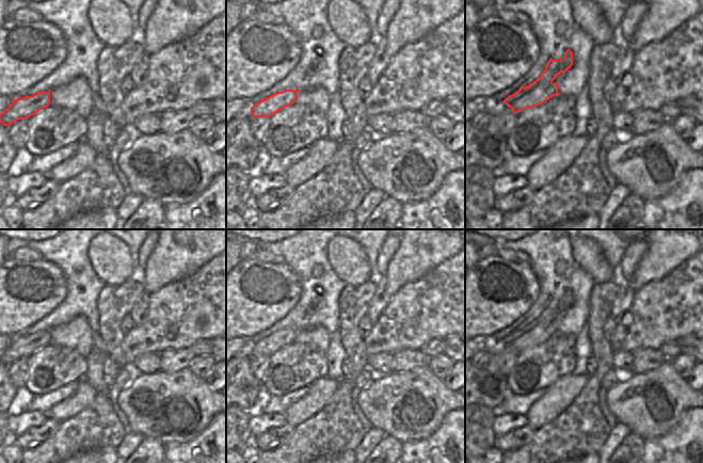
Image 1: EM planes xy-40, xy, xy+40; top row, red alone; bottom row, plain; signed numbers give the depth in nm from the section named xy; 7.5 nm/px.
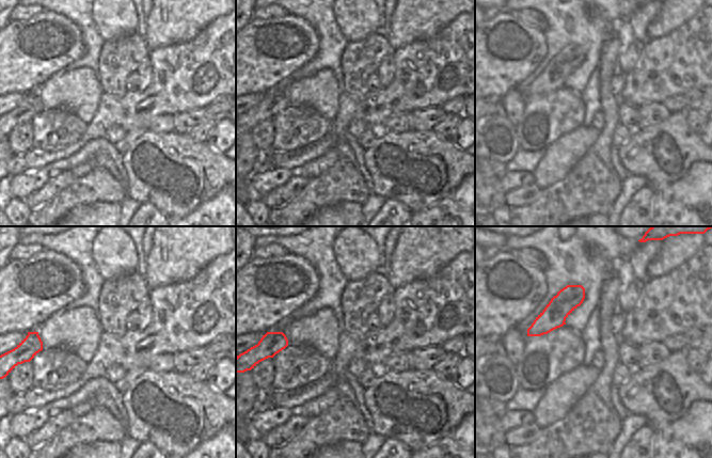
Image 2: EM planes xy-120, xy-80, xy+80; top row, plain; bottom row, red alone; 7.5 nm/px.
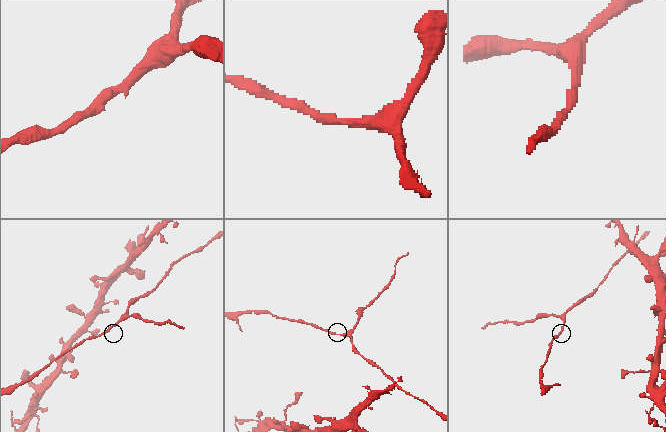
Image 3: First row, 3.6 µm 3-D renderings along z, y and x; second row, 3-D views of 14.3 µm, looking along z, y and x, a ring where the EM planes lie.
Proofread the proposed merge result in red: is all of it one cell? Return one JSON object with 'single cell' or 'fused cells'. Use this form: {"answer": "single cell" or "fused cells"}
{"answer": "single cell"}

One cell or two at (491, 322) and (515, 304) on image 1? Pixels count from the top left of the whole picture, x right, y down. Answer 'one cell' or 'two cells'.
one cell

